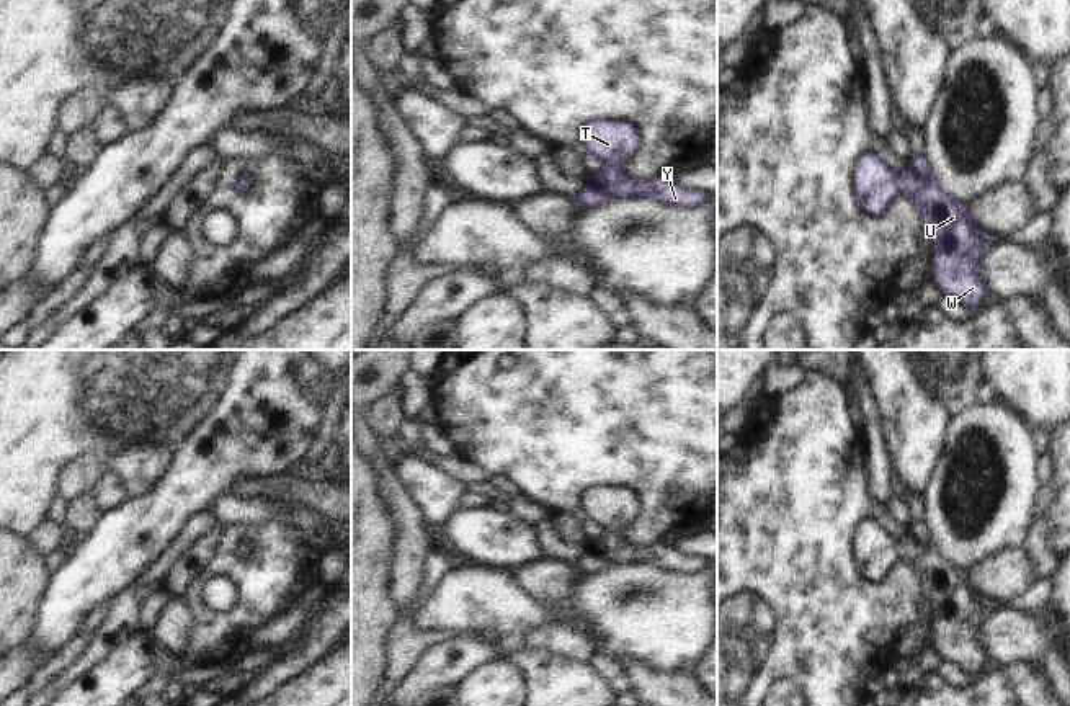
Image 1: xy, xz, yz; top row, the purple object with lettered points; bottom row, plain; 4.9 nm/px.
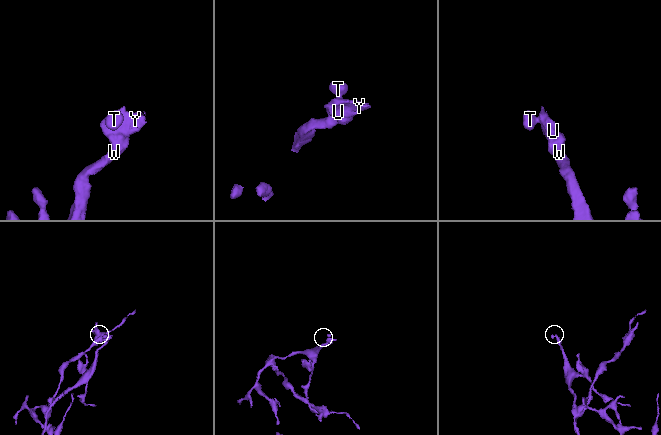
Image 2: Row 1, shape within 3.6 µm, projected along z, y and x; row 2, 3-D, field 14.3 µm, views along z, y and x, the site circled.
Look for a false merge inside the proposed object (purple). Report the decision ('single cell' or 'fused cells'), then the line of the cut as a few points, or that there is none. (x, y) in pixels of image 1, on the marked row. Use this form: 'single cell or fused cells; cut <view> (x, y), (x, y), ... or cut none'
single cell; cut none

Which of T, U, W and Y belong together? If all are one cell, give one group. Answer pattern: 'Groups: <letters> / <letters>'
Groups: T U W Y.

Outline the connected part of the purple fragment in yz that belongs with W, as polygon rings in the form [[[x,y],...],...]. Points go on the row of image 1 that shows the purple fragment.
[[[863,154],[853,173],[853,190],[858,206],[869,216],[882,216],[894,198],[903,191],[921,216],[921,230],[930,235],[934,250],[934,284],[943,294],[957,297],[975,312],[990,294],[980,276],[980,265],[990,245],[983,240],[982,230],[970,221],[969,206],[946,196],[931,175],[925,155],[912,155],[902,173],[895,173],[877,154]]]

